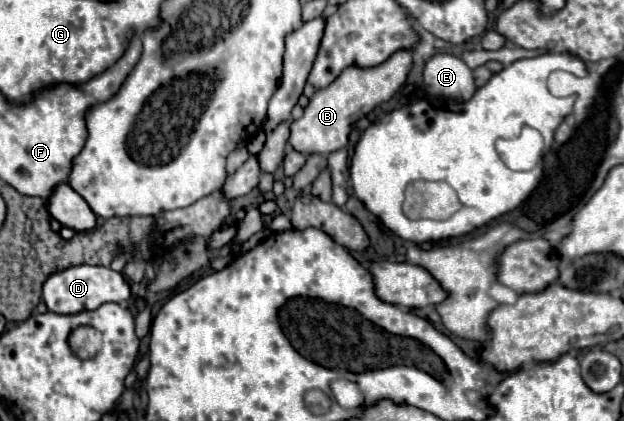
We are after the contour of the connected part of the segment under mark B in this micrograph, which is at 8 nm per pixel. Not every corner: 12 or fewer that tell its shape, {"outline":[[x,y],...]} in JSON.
{"outline":[[411,50],[345,68],[291,122],[289,146],[345,148],[351,122],[405,82]]}

